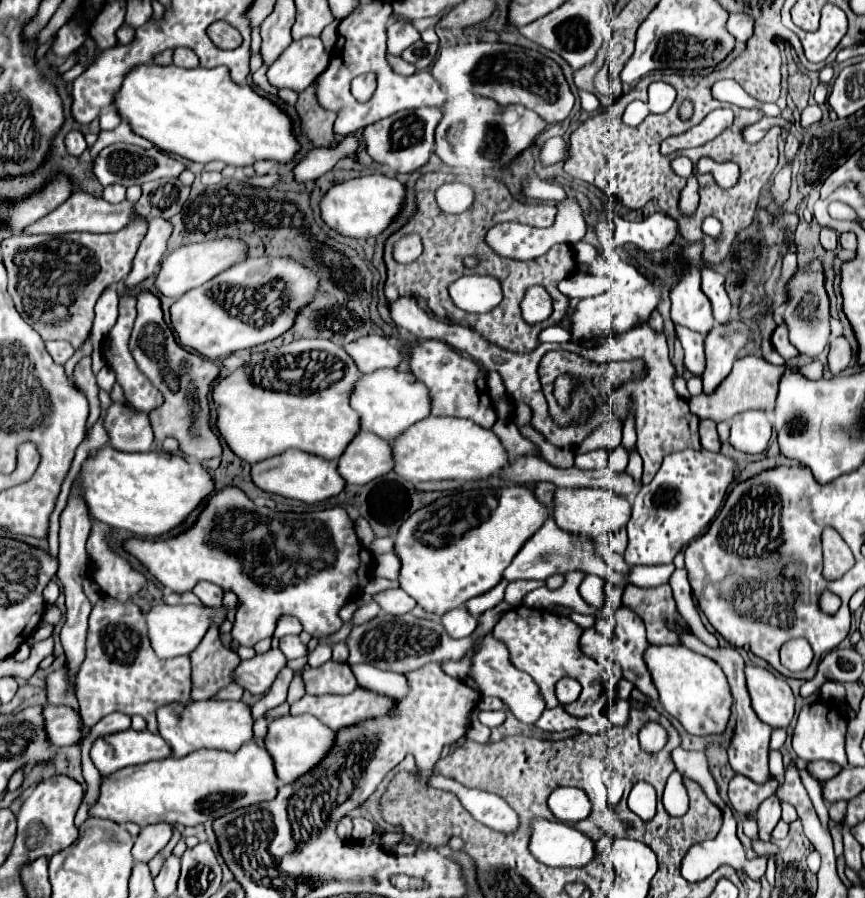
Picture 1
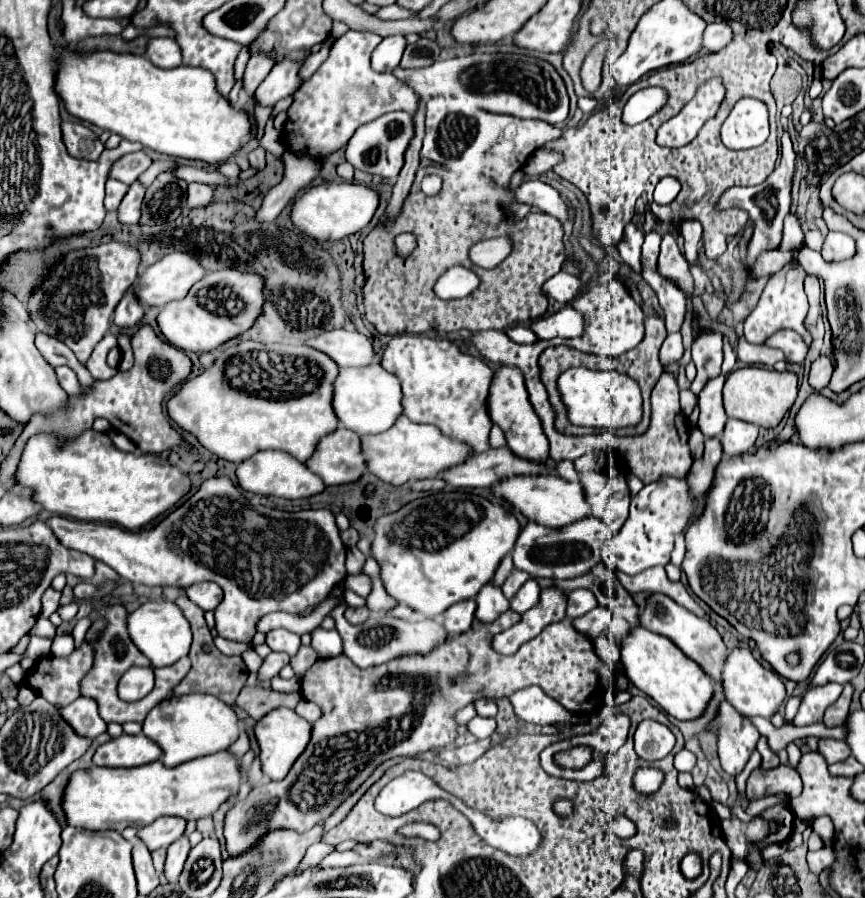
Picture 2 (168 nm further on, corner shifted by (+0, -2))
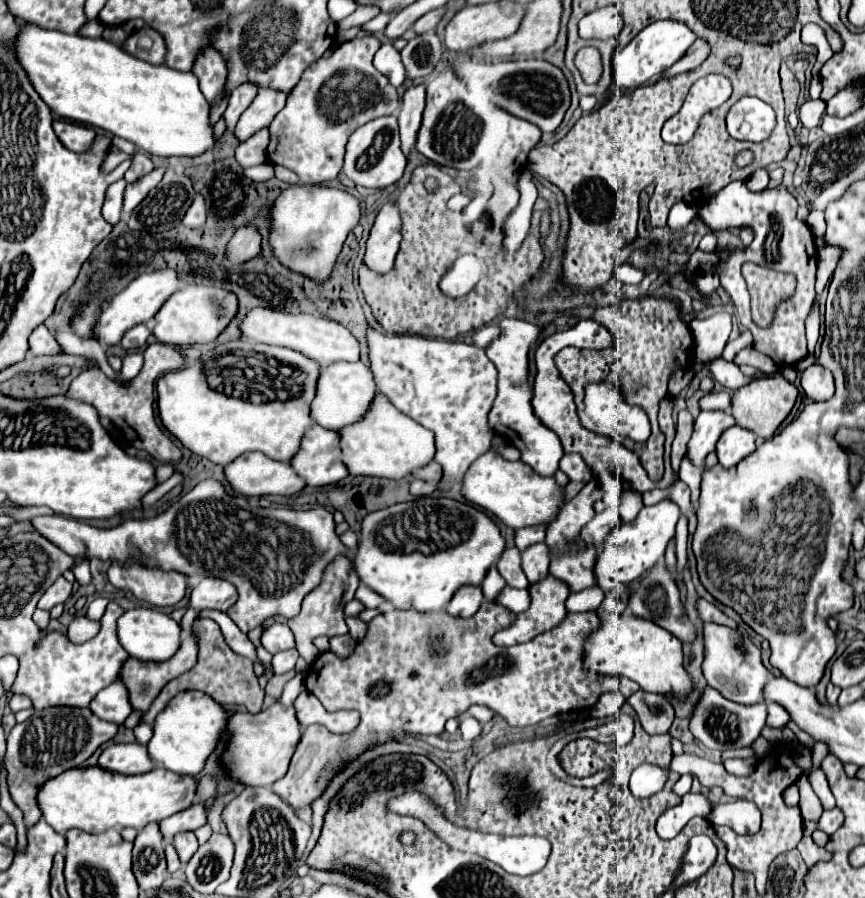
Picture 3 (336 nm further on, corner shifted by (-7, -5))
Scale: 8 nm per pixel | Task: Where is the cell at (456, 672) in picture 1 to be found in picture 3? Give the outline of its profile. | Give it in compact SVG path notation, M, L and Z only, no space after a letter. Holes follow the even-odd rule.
M491 567L491 569L489 569L489 575L485 577L485 583L481 585L485 599L491 601L491 603L495 603L497 597L499 597L499 593L505 589L505 585L507 585L507 583L505 583L505 579L501 577L501 573L499 573L495 567Z

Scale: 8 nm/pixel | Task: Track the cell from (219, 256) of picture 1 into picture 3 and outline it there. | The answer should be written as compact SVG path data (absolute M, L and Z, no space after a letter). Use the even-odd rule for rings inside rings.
M155 269L151 273L143 273L137 279L133 279L121 293L113 295L111 301L105 307L105 313L101 313L99 321L97 321L97 341L101 345L115 345L121 341L121 335L137 325L137 323L149 323L157 311L163 307L163 303L183 287L181 281L181 273L177 269Z

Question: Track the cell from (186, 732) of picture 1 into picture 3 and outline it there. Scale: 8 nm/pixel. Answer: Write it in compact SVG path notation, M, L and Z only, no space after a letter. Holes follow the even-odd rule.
M185 691L181 695L175 695L155 719L153 737L147 743L149 755L159 767L165 767L179 775L199 775L205 769L207 759L221 743L227 721L229 713L213 697L201 691Z

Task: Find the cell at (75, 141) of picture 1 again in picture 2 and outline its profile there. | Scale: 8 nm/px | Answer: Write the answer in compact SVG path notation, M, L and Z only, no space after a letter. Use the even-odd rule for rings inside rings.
M62 122L62 140L74 158L98 160L104 150L98 134L78 122Z

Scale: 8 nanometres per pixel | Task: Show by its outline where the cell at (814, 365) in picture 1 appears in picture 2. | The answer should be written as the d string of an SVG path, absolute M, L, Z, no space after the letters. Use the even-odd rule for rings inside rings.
M748 366L732 372L724 384L724 410L728 418L742 422L752 422L762 428L776 428L784 414L792 408L798 394L798 378L794 372L768 370L758 366Z

